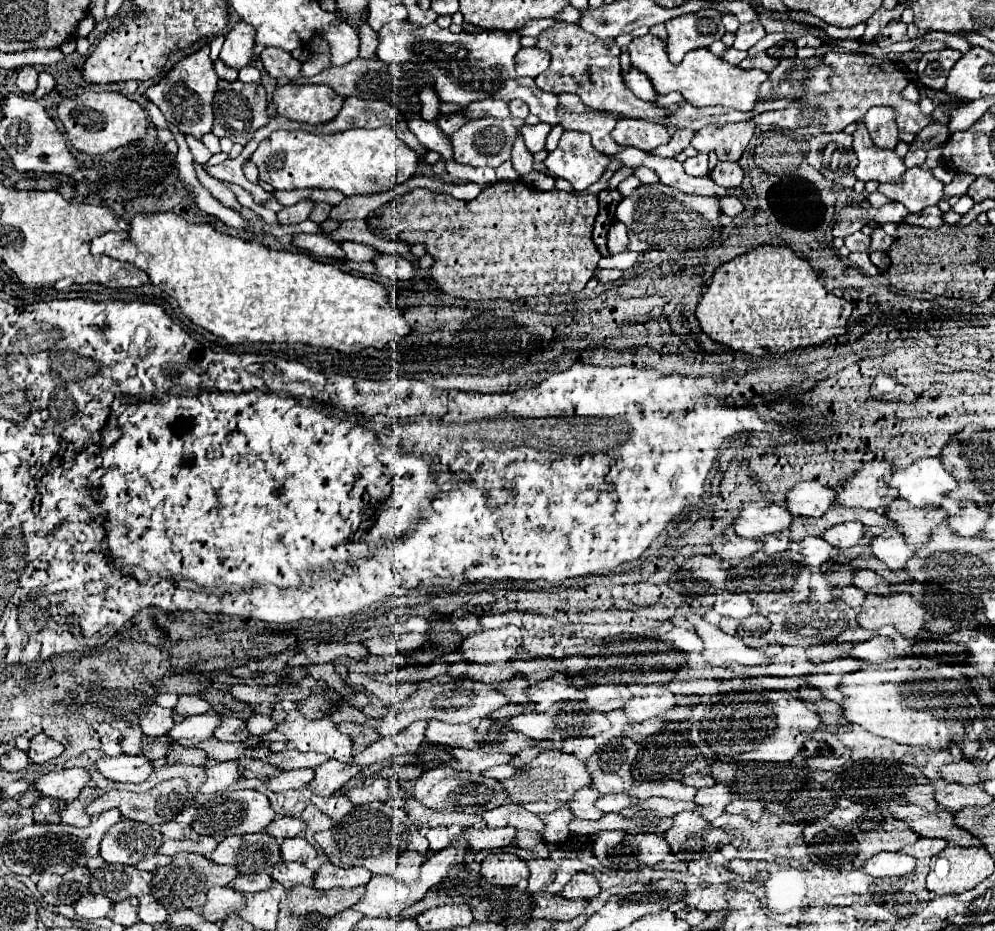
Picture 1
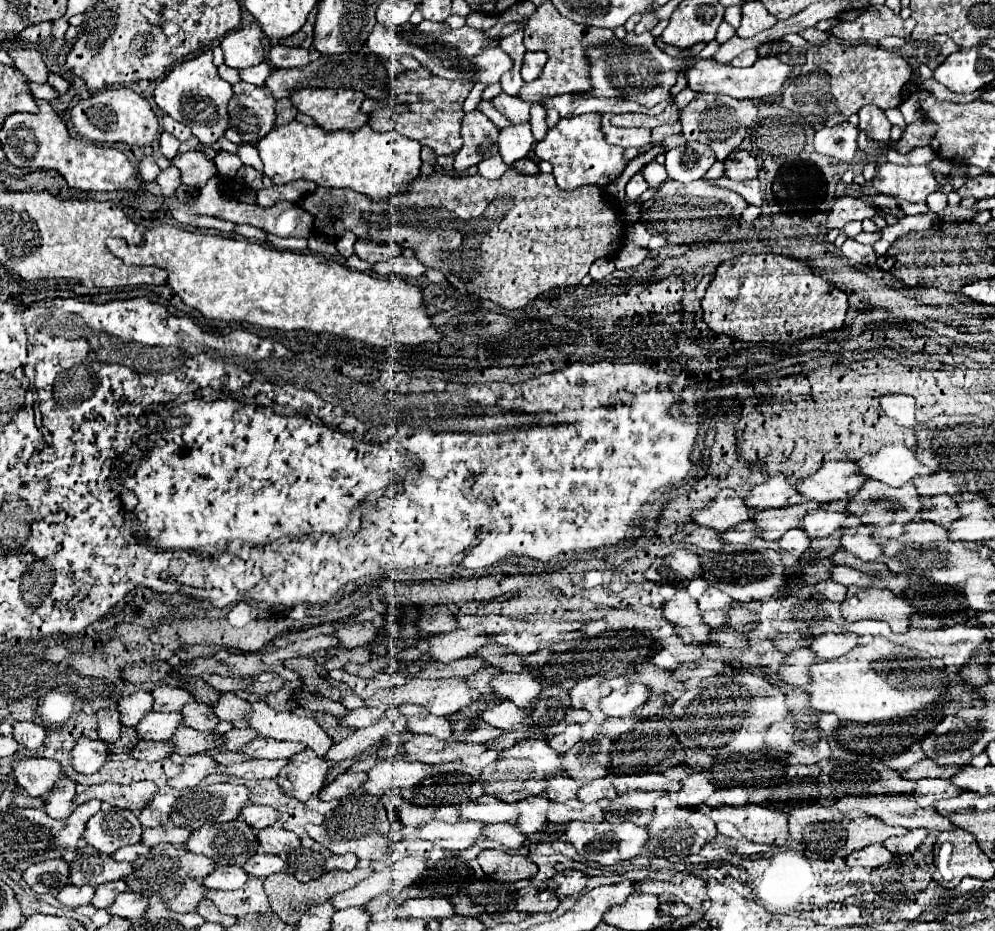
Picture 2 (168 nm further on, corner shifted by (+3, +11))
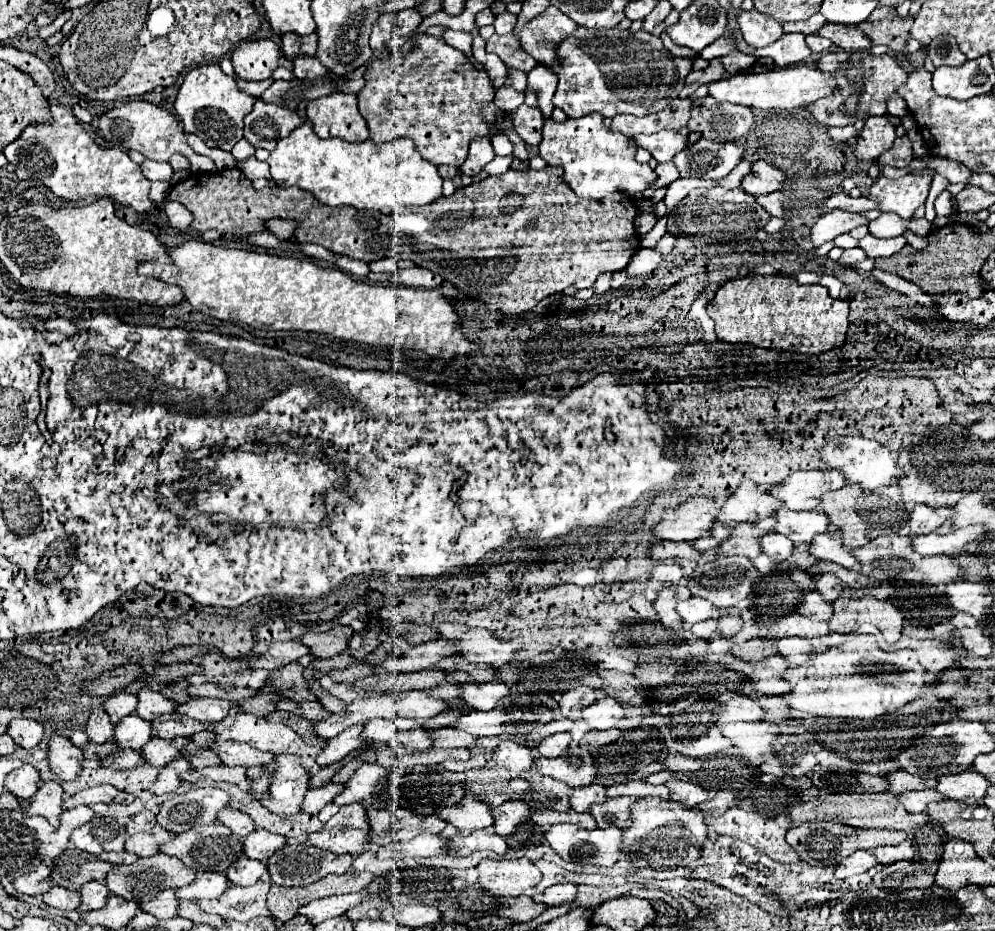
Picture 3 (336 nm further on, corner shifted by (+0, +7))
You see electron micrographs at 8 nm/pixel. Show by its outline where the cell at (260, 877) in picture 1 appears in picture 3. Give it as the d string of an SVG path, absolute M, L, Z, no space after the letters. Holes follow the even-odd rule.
M198 872L196 882L182 886L176 890L180 900L202 900L202 898L218 898L228 890L232 882L220 872Z

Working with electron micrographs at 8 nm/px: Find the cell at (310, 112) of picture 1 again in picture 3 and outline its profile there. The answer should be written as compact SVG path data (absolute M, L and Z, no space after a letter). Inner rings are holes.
M334 92L316 98L306 106L308 122L320 138L342 138L348 142L364 142L368 128L358 112L358 96Z

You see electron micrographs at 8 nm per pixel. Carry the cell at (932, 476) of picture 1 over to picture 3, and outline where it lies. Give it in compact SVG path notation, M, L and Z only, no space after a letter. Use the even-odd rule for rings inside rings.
M844 438L842 444L838 444L838 446L828 444L822 450L822 458L826 460L826 468L840 470L848 482L856 482L866 490L876 490L880 486L890 486L902 476L902 468L896 466L898 452L892 452L892 450L888 450L886 446L882 446L882 444L874 442L874 440Z

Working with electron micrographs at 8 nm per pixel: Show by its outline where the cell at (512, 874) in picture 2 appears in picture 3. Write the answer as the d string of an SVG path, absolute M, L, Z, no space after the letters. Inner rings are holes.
M486 858L478 866L480 886L496 896L520 896L536 886L542 878L540 870L528 860L492 860Z

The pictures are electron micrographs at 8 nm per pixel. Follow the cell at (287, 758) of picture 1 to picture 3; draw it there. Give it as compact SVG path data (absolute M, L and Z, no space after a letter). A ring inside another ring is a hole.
M218 738L210 748L220 756L226 766L266 766L268 762L276 760L274 752L262 752L244 742Z

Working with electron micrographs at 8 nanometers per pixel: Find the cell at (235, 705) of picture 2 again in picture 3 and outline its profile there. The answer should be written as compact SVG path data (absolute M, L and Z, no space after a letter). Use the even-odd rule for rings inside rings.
M192 698L186 704L178 704L176 712L200 720L202 724L216 724L228 716L230 702L220 698Z

